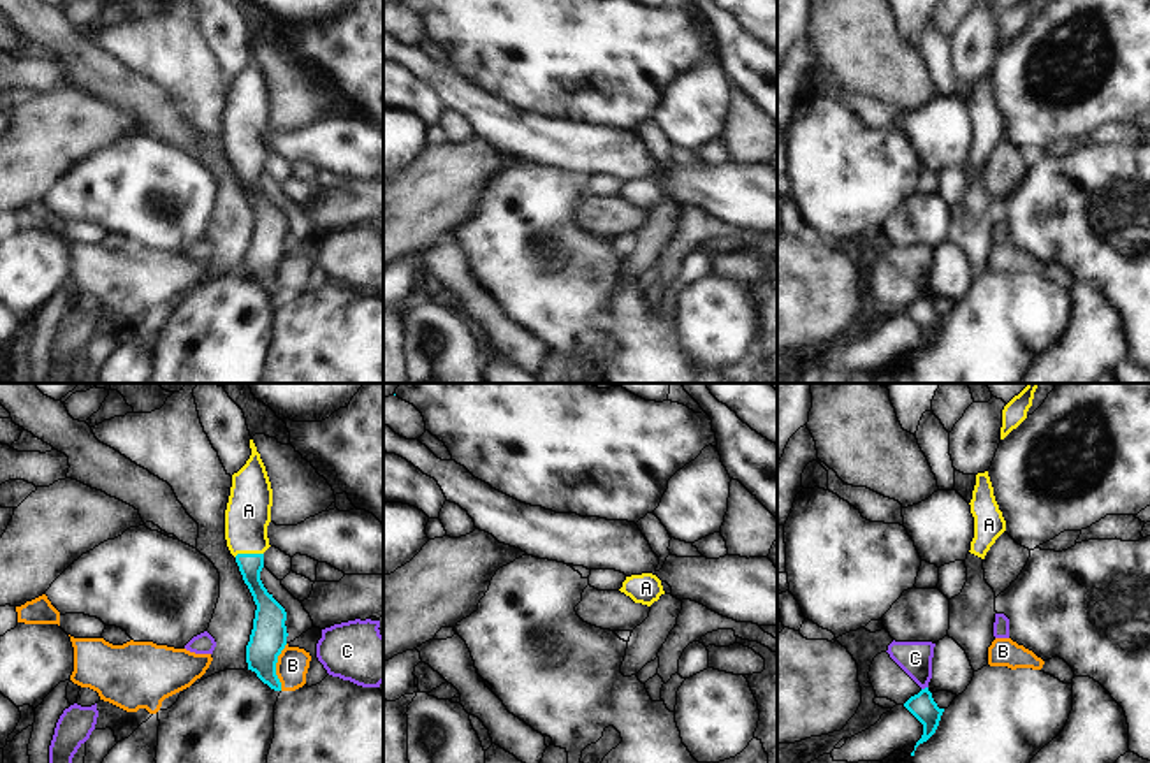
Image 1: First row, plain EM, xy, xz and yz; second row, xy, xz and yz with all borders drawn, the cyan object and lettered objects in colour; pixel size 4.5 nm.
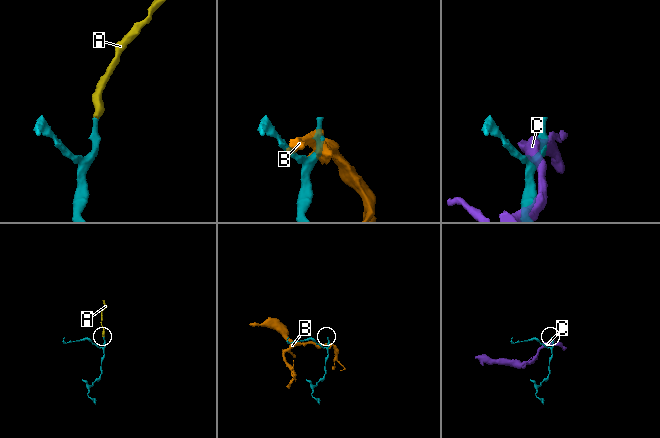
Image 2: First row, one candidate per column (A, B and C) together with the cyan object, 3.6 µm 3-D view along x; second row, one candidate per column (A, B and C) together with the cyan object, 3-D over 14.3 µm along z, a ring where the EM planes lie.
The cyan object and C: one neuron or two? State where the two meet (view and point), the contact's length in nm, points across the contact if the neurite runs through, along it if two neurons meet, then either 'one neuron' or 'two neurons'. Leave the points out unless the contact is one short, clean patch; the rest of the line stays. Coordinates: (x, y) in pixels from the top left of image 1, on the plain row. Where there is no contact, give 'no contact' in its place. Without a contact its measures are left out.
yz (925, 294) | 40 nm | along yz (927, 292), (922, 296) | two neurons

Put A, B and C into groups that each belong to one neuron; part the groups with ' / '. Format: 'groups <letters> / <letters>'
groups A / B / C

